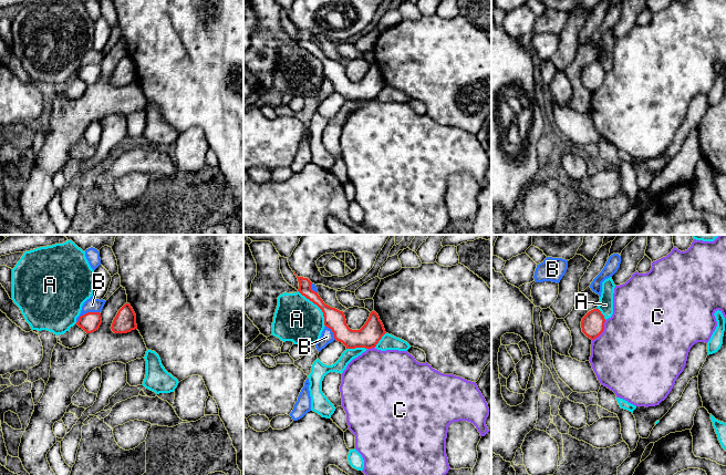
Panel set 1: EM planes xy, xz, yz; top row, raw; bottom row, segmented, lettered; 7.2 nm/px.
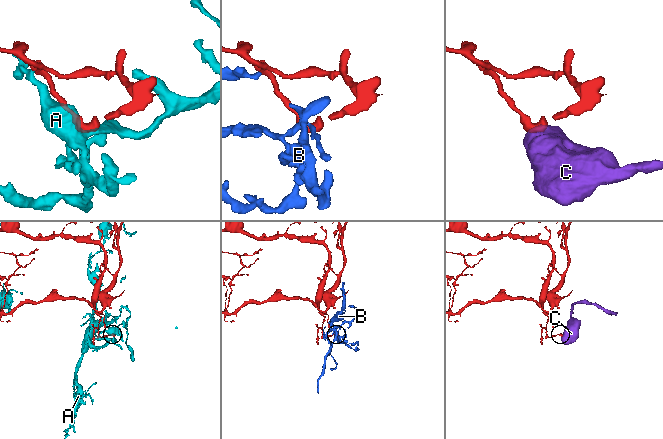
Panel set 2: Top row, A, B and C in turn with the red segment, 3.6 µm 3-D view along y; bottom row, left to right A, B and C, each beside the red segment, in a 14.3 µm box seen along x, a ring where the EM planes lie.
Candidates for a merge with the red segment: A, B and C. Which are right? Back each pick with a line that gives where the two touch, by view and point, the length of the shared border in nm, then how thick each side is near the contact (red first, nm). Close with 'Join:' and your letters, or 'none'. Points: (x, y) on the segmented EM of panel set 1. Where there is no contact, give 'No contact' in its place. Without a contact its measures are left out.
Join: none

